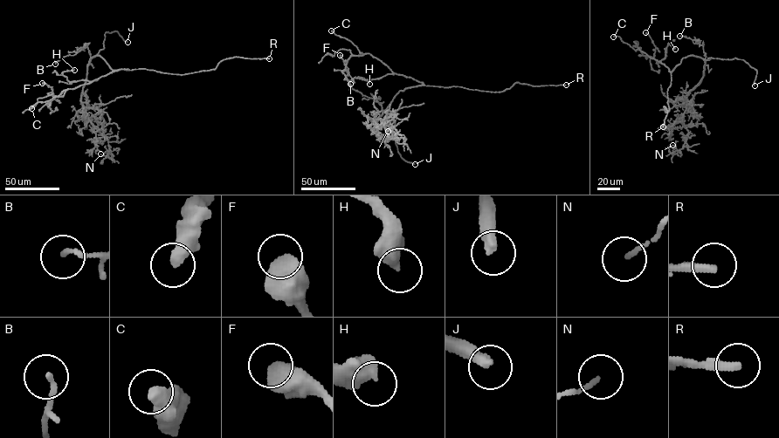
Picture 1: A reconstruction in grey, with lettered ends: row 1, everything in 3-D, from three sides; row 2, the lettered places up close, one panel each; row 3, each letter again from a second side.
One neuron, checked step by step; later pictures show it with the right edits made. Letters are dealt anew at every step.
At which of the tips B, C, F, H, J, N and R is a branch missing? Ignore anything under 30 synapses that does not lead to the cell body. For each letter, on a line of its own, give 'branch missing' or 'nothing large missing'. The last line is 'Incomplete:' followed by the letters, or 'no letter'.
B: nothing large missing
C: nothing large missing
F: nothing large missing
H: nothing large missing
J: branch missing
N: nothing large missing
R: branch missing
Incomplete: J, R

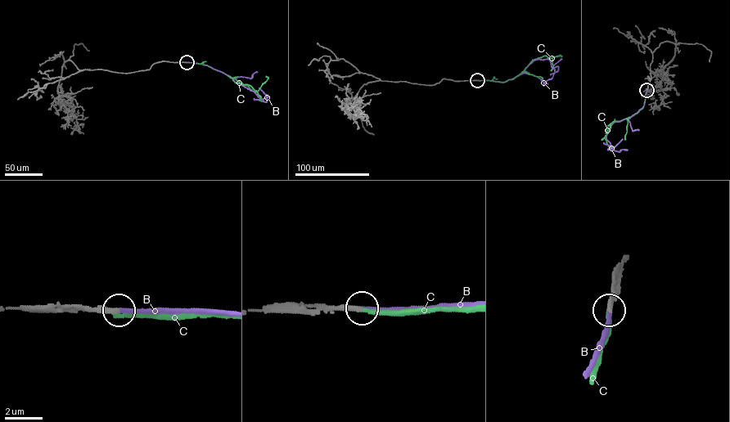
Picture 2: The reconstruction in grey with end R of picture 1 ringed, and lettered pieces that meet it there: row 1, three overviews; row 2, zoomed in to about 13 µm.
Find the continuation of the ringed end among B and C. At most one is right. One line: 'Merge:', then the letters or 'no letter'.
Merge: B

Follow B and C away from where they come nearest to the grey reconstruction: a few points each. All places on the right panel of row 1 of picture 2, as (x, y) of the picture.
B: (646, 90), (642, 107), (628, 118), (611, 125), (606, 136), (610, 143), (607, 149), (614, 147), (623, 139)
C: (646, 90), (642, 108), (630, 116), (610, 123), (606, 127), (606, 134), (610, 125)

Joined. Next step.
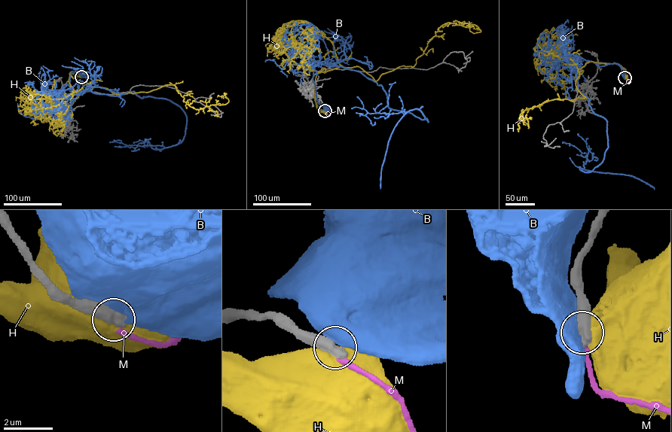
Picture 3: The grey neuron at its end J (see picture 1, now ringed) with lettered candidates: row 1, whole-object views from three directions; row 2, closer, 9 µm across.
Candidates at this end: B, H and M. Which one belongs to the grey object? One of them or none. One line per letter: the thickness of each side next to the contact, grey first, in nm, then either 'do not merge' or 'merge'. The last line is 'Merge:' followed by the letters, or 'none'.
B: 600 nm thick on the grey side, 750 nm on the other; do not merge
H: 550 nm thick on the grey side, 1050 nm on the other; do not merge
M: 420 nm thick on the grey side, 200 nm on the other; do not merge
Merge: none

